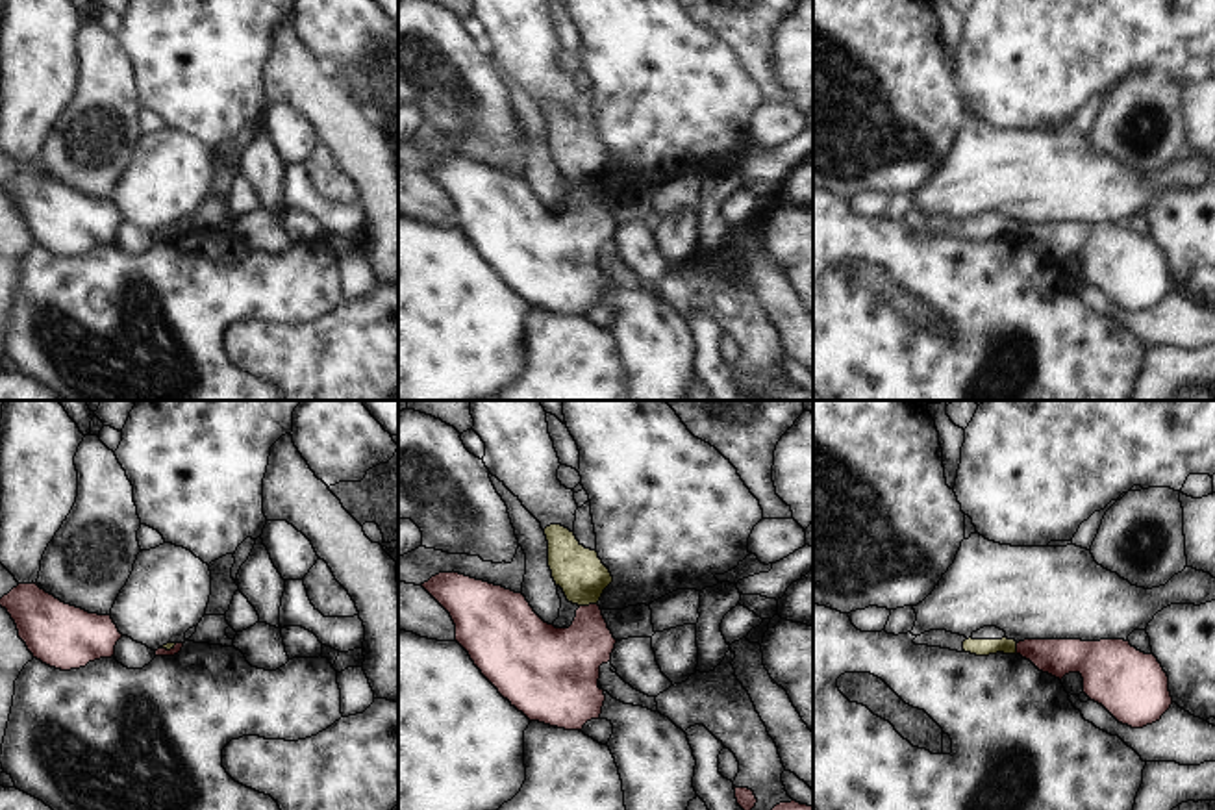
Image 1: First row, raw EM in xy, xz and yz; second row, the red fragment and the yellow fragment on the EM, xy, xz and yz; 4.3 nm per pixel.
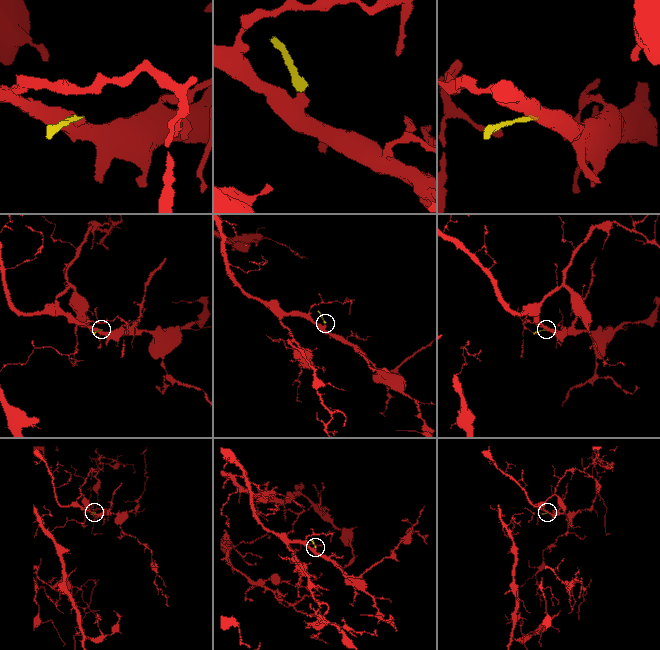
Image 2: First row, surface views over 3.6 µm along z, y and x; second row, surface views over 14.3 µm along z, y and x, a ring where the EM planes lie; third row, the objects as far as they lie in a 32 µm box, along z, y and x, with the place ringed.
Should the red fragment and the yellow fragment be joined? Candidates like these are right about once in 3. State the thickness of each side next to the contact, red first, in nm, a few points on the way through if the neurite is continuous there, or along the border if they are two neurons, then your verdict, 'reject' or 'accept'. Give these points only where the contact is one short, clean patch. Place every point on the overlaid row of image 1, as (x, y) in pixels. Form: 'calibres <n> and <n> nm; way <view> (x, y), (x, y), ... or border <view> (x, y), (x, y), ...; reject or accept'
calibres 280 and 220 nm; border xz (597, 603), (580, 607); reject

